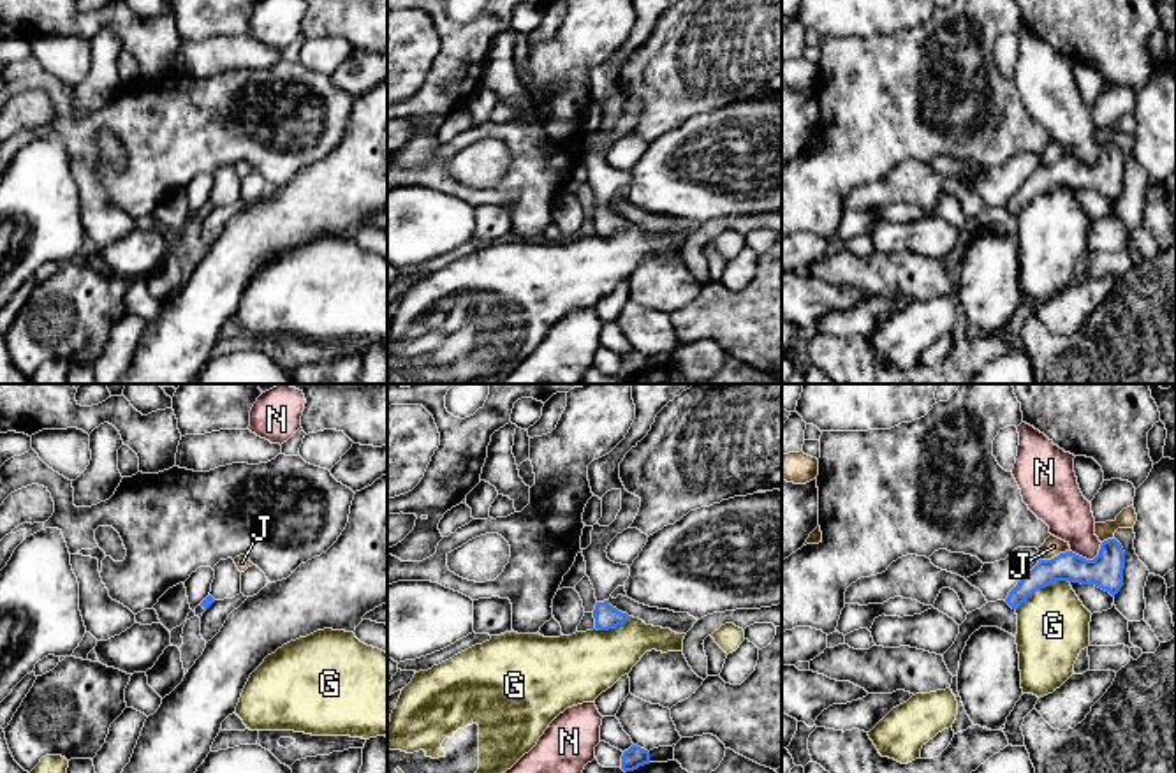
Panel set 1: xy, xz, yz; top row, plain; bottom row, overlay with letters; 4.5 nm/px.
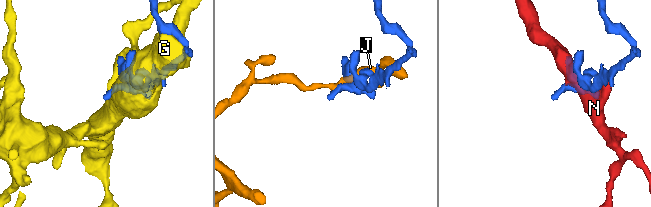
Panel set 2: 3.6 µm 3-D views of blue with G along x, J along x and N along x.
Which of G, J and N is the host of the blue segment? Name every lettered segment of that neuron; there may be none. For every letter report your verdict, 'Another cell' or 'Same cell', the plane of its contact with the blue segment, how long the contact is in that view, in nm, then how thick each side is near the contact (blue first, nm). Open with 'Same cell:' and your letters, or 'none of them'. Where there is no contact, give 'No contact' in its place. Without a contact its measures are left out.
Same cell: none of them
G: Another cell. Touches blue in yz. Shared border 280 nm. Thickness 130 nm (blue) against 340 nm
J: Another cell. Touches blue in yz. Shared border 140 nm. Thickness 160 nm (blue) against 90 nm
N: Another cell. Touches blue in yz. Shared border 160 nm. Thickness 160 nm (blue) against 220 nm

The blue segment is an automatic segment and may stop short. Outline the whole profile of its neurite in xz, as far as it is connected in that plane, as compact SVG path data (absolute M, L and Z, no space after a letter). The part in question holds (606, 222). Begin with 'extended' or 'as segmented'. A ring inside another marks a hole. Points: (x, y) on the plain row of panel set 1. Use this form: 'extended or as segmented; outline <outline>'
extended; outline M632 0L636 25L628 39L609 60L588 70L588 86L595 102L602 106L611 95L621 97L621 114L616 125L609 132L593 130L592 150L583 155L586 181L597 204L593 215L597 236L614 234L630 224L609 210L611 199L628 185L630 174L611 167L606 158L609 148L634 129L641 113L641 104L628 99L620 85L620 69L648 40L657 19L676 2L680 0Z

